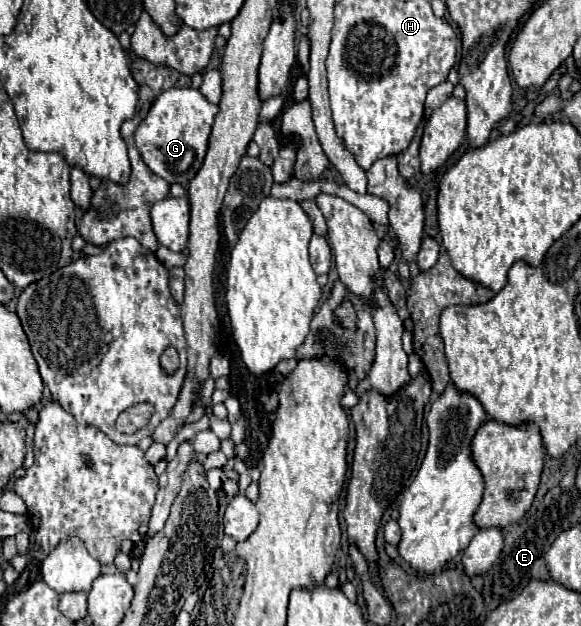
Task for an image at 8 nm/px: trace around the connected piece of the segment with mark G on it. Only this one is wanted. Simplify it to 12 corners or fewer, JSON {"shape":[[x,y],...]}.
{"shape":[[161,92],[135,132],[149,170],[187,188],[217,104]]}

